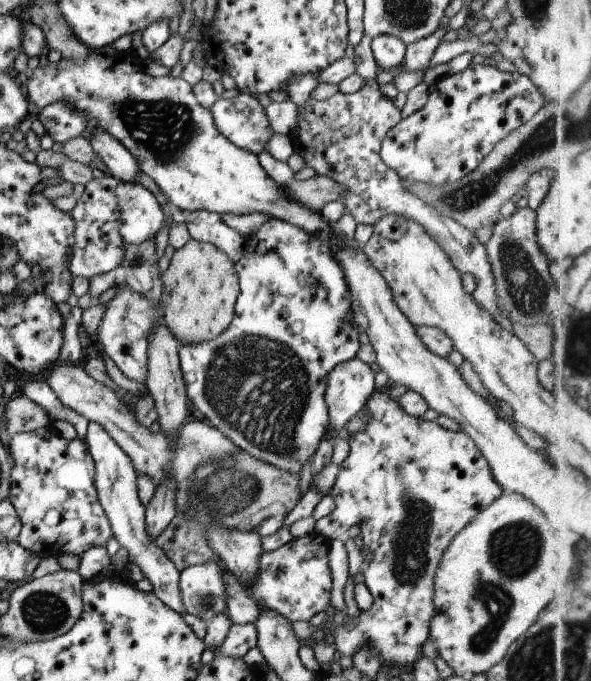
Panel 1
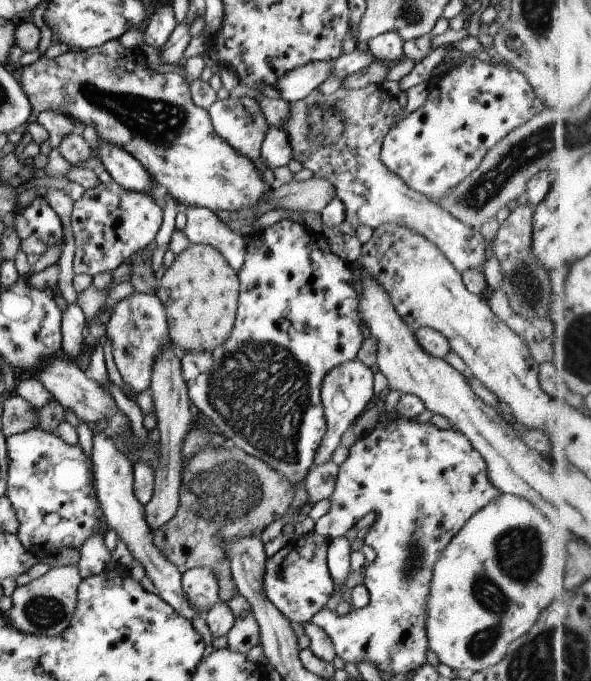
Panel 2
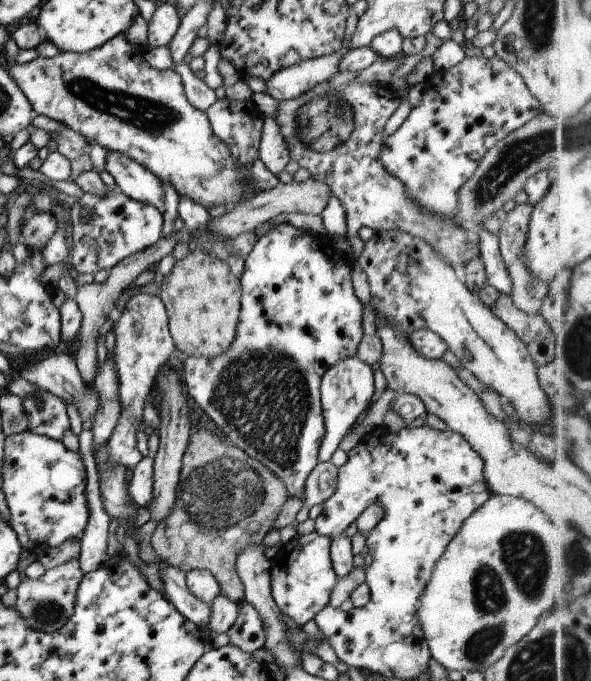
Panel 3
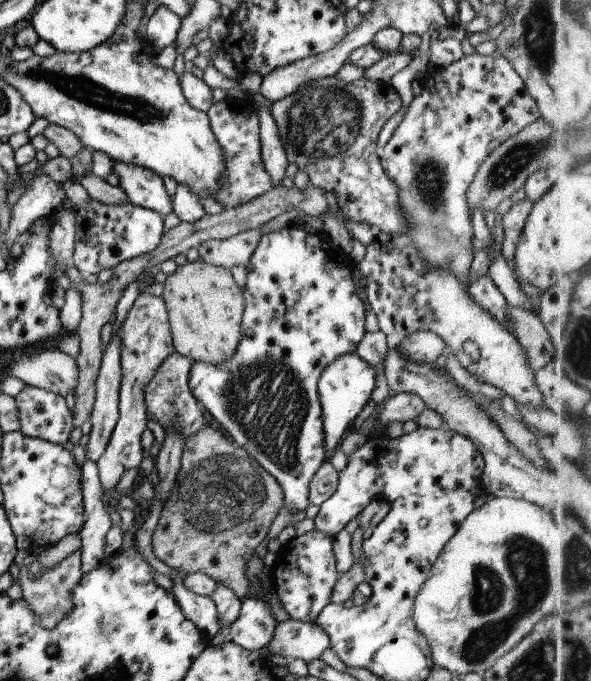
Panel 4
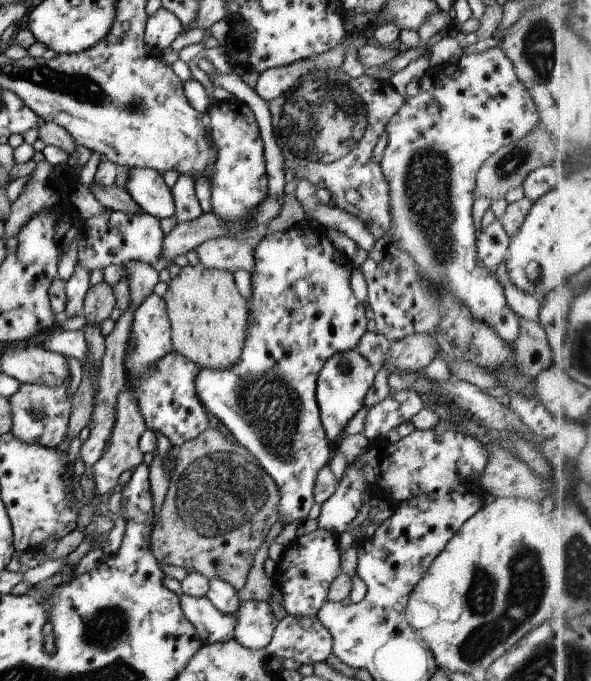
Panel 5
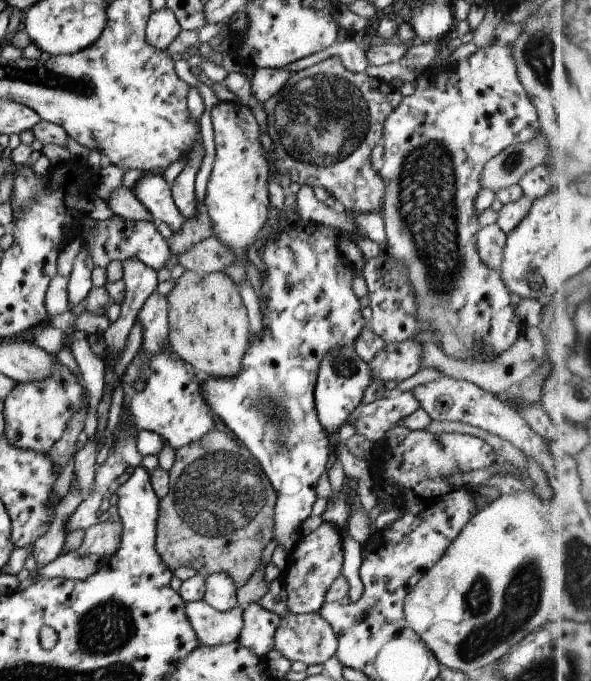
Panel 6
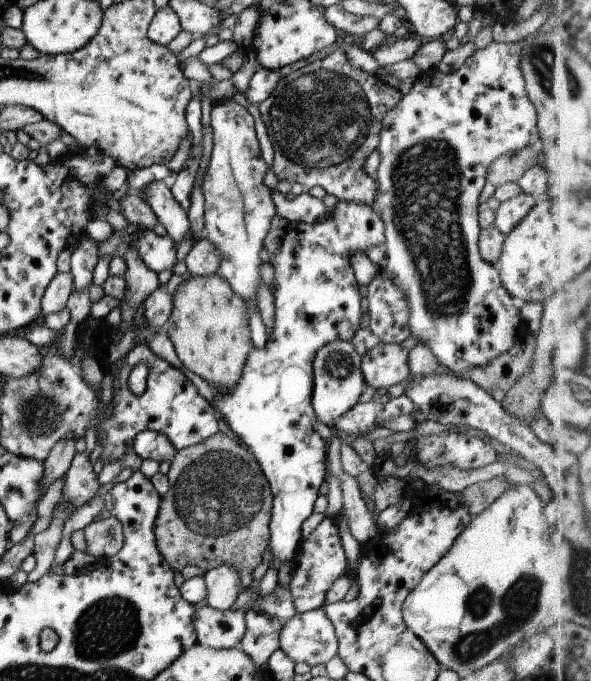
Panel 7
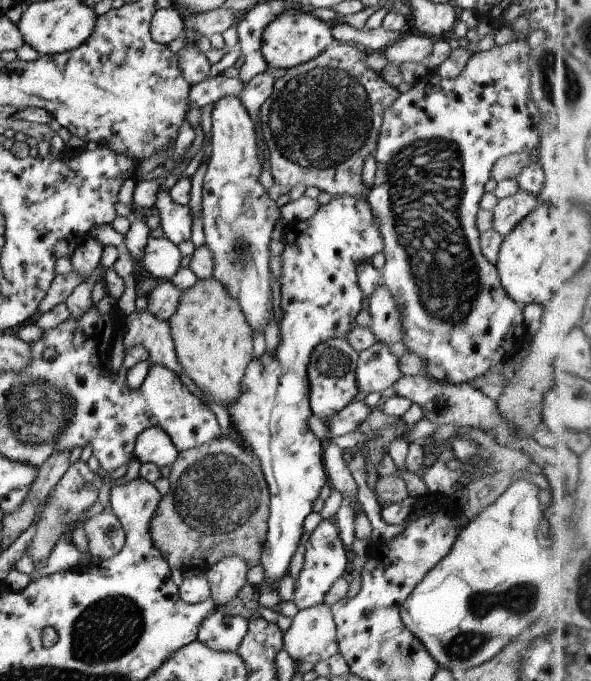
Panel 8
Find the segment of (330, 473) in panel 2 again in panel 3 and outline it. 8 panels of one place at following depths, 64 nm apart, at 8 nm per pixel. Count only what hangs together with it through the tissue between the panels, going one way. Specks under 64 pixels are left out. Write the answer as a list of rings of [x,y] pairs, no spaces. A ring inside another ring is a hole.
[[[330,461],[319,463],[305,482],[305,502],[297,513],[298,521],[308,519],[311,507],[324,504],[336,491],[338,484],[338,468]]]

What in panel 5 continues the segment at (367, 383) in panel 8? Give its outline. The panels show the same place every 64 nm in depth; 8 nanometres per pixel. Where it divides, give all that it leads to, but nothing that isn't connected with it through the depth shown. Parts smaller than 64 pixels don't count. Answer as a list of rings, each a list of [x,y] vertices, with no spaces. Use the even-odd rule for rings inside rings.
[[[412,334],[412,336],[408,336],[408,338],[404,338],[404,340],[400,340],[399,342],[392,343],[390,346],[390,350],[388,350],[388,360],[382,364],[384,368],[388,371],[388,374],[392,374],[394,370],[398,370],[398,372],[418,372],[418,370],[422,370],[429,366],[429,364],[435,359],[436,352],[440,349],[438,342],[436,342],[436,338],[434,336],[430,336],[430,334]]]

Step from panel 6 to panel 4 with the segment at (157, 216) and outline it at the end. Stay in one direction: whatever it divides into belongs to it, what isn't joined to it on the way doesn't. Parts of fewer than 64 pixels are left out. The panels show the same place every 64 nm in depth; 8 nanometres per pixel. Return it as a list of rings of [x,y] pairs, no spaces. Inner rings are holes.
[[[114,162],[113,168],[113,173],[120,178],[119,188],[126,192],[126,196],[133,204],[154,210],[162,218],[173,212],[172,200],[164,187],[163,179],[158,174],[155,174],[152,170],[140,166],[122,164],[122,162]]]

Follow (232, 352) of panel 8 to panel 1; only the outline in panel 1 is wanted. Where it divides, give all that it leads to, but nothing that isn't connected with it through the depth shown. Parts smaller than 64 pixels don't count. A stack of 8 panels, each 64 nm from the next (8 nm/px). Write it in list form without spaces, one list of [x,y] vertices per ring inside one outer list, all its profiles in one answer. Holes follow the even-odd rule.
[[[189,239],[174,251],[170,264],[161,276],[163,282],[161,308],[162,320],[169,331],[182,343],[199,343],[210,340],[225,331],[232,320],[239,293],[239,278],[233,260],[216,245]]]

